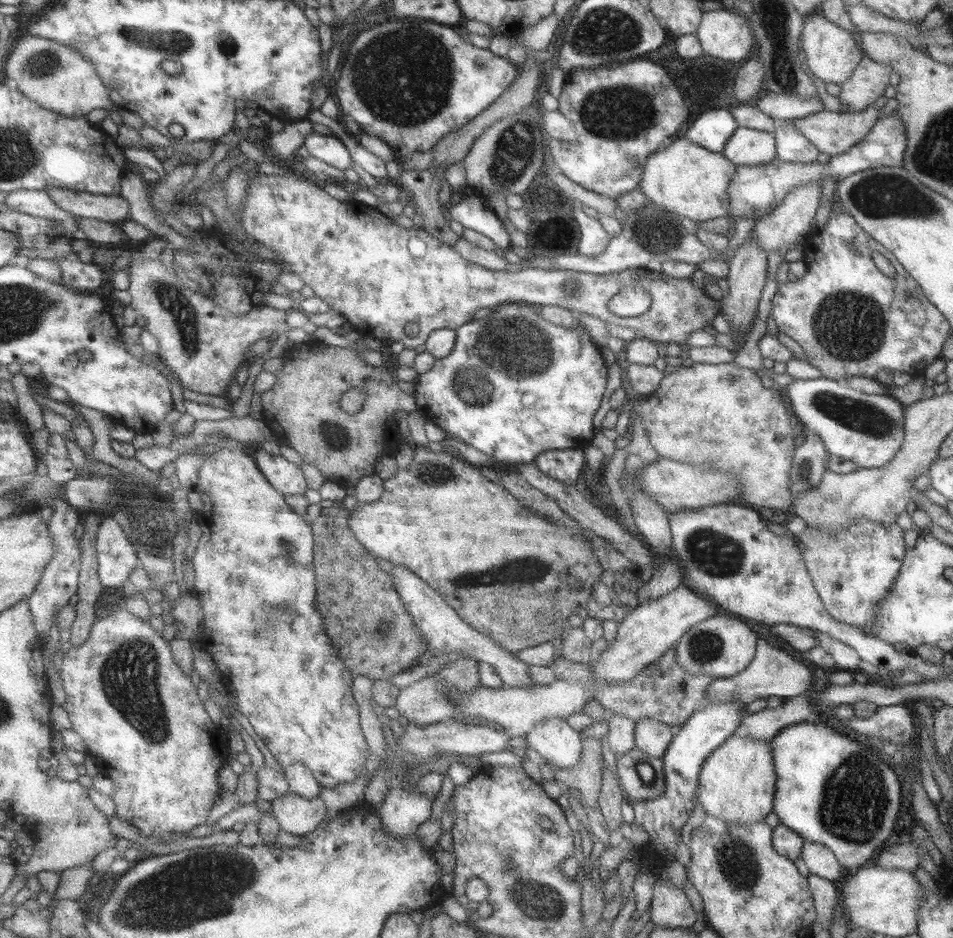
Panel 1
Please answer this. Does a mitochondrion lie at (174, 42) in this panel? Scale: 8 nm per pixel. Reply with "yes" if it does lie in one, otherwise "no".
yes

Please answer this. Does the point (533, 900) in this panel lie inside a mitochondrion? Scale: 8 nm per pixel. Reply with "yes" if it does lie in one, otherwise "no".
yes

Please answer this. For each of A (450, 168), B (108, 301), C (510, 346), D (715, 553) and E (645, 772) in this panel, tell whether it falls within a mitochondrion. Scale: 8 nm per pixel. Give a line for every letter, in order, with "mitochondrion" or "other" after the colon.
A: other
B: other
C: mitochondrion
D: mitochondrion
E: mitochondrion

